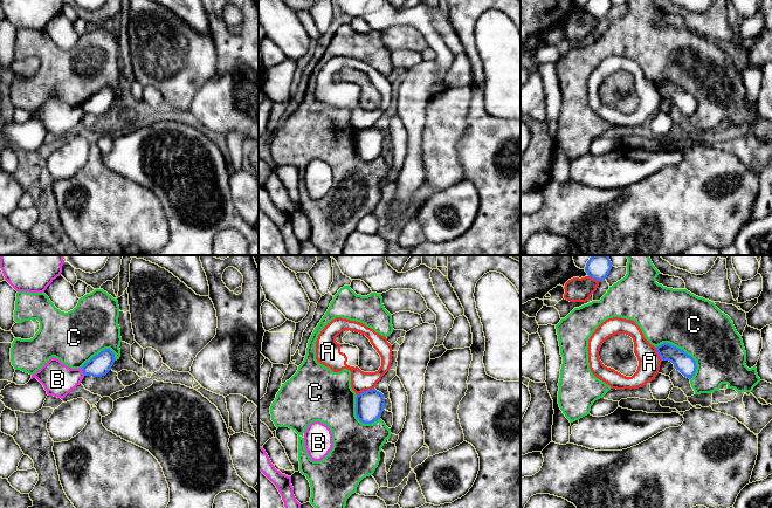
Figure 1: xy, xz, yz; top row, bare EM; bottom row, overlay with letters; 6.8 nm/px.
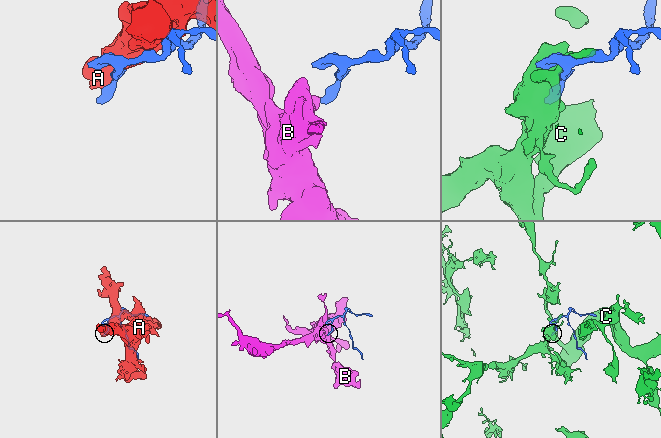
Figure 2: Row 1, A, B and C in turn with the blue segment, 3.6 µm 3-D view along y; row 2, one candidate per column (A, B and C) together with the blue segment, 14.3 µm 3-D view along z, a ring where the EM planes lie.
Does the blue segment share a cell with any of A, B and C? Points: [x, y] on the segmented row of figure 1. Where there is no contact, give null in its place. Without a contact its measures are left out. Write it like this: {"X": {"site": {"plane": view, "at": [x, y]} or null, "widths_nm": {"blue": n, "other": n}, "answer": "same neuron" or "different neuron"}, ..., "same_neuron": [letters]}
{"A": {"site": {"plane": "xz", "at": [365, 391]}, "widths_nm": {"blue": 190, "other": 140}, "answer": "different neuron"}, "B": {"site": {"plane": "xy", "at": [82, 370]}, "widths_nm": {"blue": 150, "other": 220}, "answer": "different neuron"}, "C": {"site": {"plane": "yz", "at": [682, 350]}, "widths_nm": {"blue": 140, "other": 380}, "answer": "different neuron"}, "same_neuron": []}

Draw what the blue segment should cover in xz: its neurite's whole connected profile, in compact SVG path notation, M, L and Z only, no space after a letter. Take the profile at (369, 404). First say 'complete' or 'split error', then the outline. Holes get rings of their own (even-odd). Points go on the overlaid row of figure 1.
complete | M375 389L364 391L356 397L356 416L363 424L380 419L384 411L384 394Z

